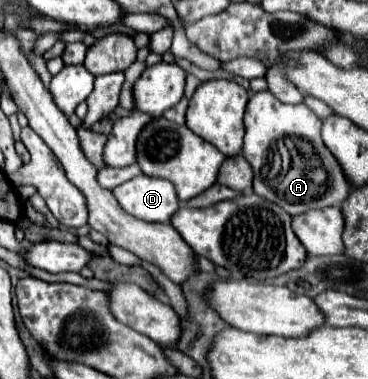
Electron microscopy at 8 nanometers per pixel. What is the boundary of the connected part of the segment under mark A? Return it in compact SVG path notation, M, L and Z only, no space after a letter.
M270 91L254 93L244 113L244 151L242 155L254 169L254 193L280 205L290 215L308 209L340 205L350 195L350 183L340 163L320 137L322 121L304 105L286 105Z

